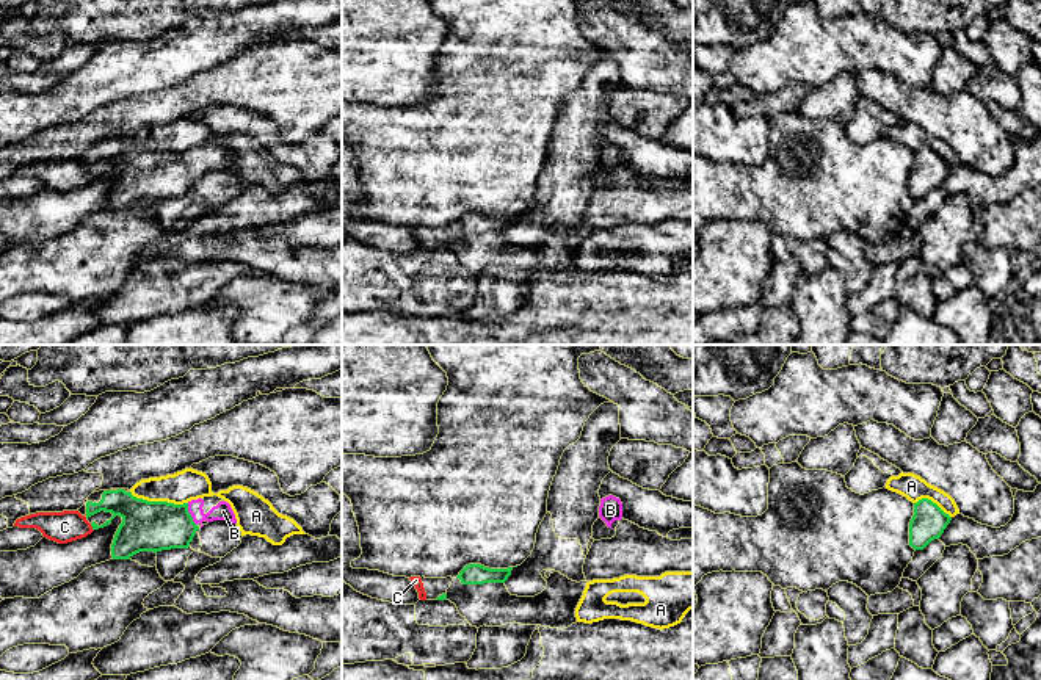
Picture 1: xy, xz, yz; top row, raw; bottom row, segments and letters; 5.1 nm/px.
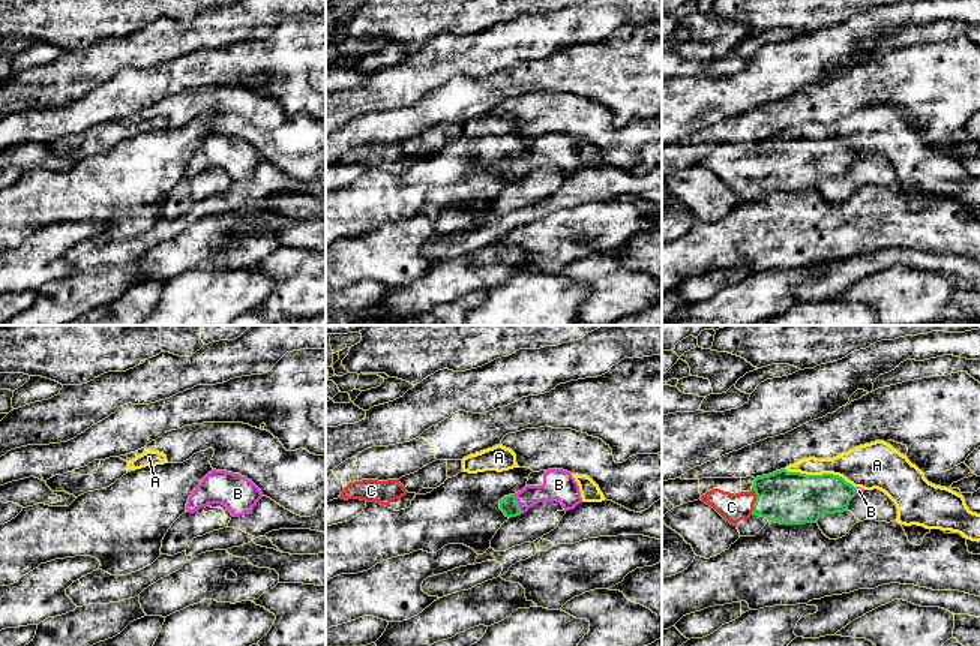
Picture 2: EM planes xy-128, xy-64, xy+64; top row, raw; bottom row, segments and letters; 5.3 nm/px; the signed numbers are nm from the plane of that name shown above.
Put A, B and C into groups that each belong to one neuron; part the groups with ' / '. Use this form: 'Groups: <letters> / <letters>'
Groups: A / B C

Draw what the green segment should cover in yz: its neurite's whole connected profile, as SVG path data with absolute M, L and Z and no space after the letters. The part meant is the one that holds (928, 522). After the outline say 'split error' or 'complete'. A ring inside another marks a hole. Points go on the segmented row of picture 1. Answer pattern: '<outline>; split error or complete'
M922 498L914 503L914 515L909 522L909 545L923 550L931 541L939 539L952 517L936 503Z; complete

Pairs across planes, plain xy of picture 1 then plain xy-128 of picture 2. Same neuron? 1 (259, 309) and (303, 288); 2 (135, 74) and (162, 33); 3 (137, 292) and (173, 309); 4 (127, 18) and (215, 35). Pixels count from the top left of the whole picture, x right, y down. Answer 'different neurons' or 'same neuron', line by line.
1: same neuron
2: same neuron
3: different neurons
4: different neurons

